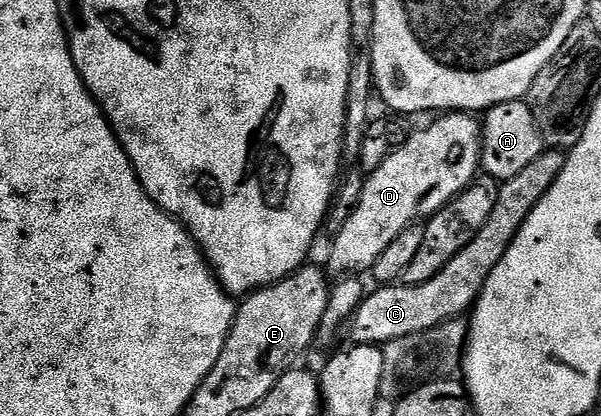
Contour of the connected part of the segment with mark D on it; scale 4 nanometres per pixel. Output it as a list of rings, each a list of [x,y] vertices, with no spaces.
[[[445,113],[434,123],[426,125],[422,131],[414,130],[406,143],[395,149],[379,165],[379,169],[368,172],[363,185],[363,197],[359,197],[359,205],[355,205],[355,213],[347,217],[347,225],[339,229],[337,235],[332,236],[333,248],[329,251],[329,267],[327,271],[333,277],[349,277],[354,273],[365,273],[373,268],[375,261],[407,229],[412,223],[418,222],[422,217],[431,217],[437,211],[442,211],[461,190],[468,187],[474,179],[478,178],[481,166],[481,124],[480,118],[469,113]]]

